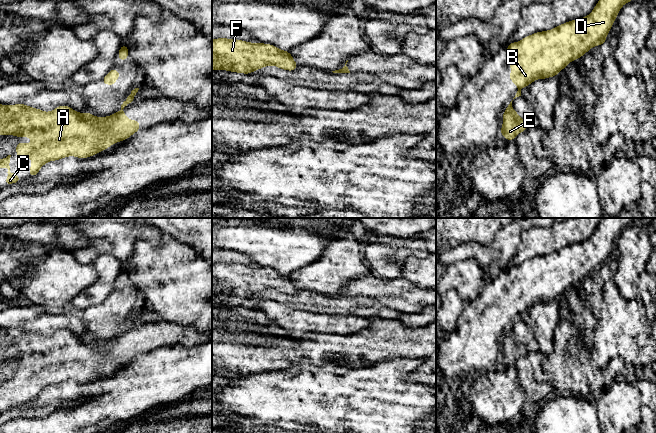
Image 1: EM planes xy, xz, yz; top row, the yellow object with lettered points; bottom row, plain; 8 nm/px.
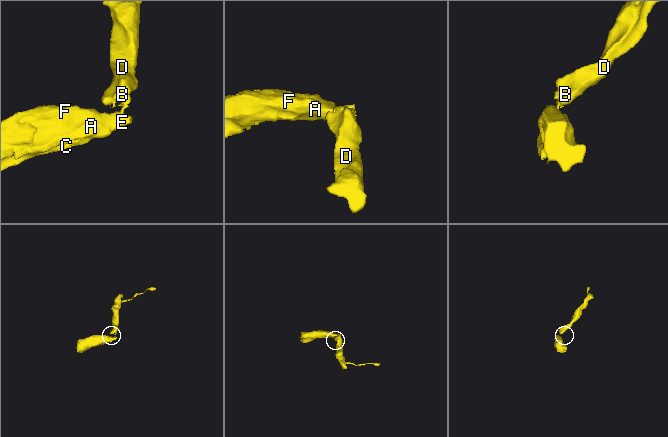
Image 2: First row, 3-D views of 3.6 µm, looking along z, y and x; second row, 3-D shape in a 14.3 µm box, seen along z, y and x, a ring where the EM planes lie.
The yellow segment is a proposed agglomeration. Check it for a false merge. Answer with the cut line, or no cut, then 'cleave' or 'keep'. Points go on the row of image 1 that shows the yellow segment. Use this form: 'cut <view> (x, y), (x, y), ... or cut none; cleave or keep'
cut yz (511, 107), (504, 113); cleave

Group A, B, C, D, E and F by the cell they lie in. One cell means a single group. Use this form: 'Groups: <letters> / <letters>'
Groups: A C E F / B D

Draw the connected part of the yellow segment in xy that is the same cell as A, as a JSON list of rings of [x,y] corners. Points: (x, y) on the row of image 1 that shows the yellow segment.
[[[0,104],[0,135],[31,137],[32,143],[16,143],[16,155],[20,160],[32,157],[29,177],[38,174],[40,168],[49,161],[56,161],[67,156],[81,159],[96,155],[112,144],[128,139],[140,130],[140,120],[133,121],[126,117],[123,110],[111,116],[95,117],[84,112],[78,113],[67,105],[61,105],[50,112],[44,112],[26,104]]]

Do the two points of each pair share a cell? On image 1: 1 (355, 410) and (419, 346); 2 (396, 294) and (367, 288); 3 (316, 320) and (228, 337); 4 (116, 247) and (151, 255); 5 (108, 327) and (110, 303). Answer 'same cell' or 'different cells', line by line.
1: different cells
2: same cell
3: different cells
4: different cells
5: same cell

